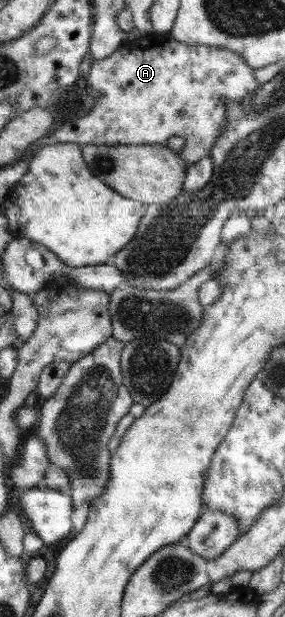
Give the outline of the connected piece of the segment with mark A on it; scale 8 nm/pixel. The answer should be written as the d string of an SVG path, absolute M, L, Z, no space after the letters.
M150 33L144 34L143 36L136 38L134 41L128 41L119 50L116 50L108 58L102 60L96 60L92 63L92 68L90 74L87 78L88 85L92 86L95 90L97 97L95 100L95 106L90 109L87 115L80 117L70 124L64 124L62 128L54 128L52 132L46 135L40 145L54 145L58 143L72 142L80 146L84 144L90 145L161 145L162 147L168 148L168 140L170 138L182 138L186 144L179 152L174 152L178 154L186 165L188 163L196 162L204 157L206 157L212 151L214 144L217 139L221 136L220 132L226 128L226 105L222 101L222 98L228 98L234 102L242 102L244 98L252 98L256 94L256 90L260 88L261 83L256 79L255 69L249 66L249 62L242 57L242 55L232 51L232 50L222 50L220 48L214 48L212 46L196 46L190 44L184 44L182 42L177 42L168 33Z

